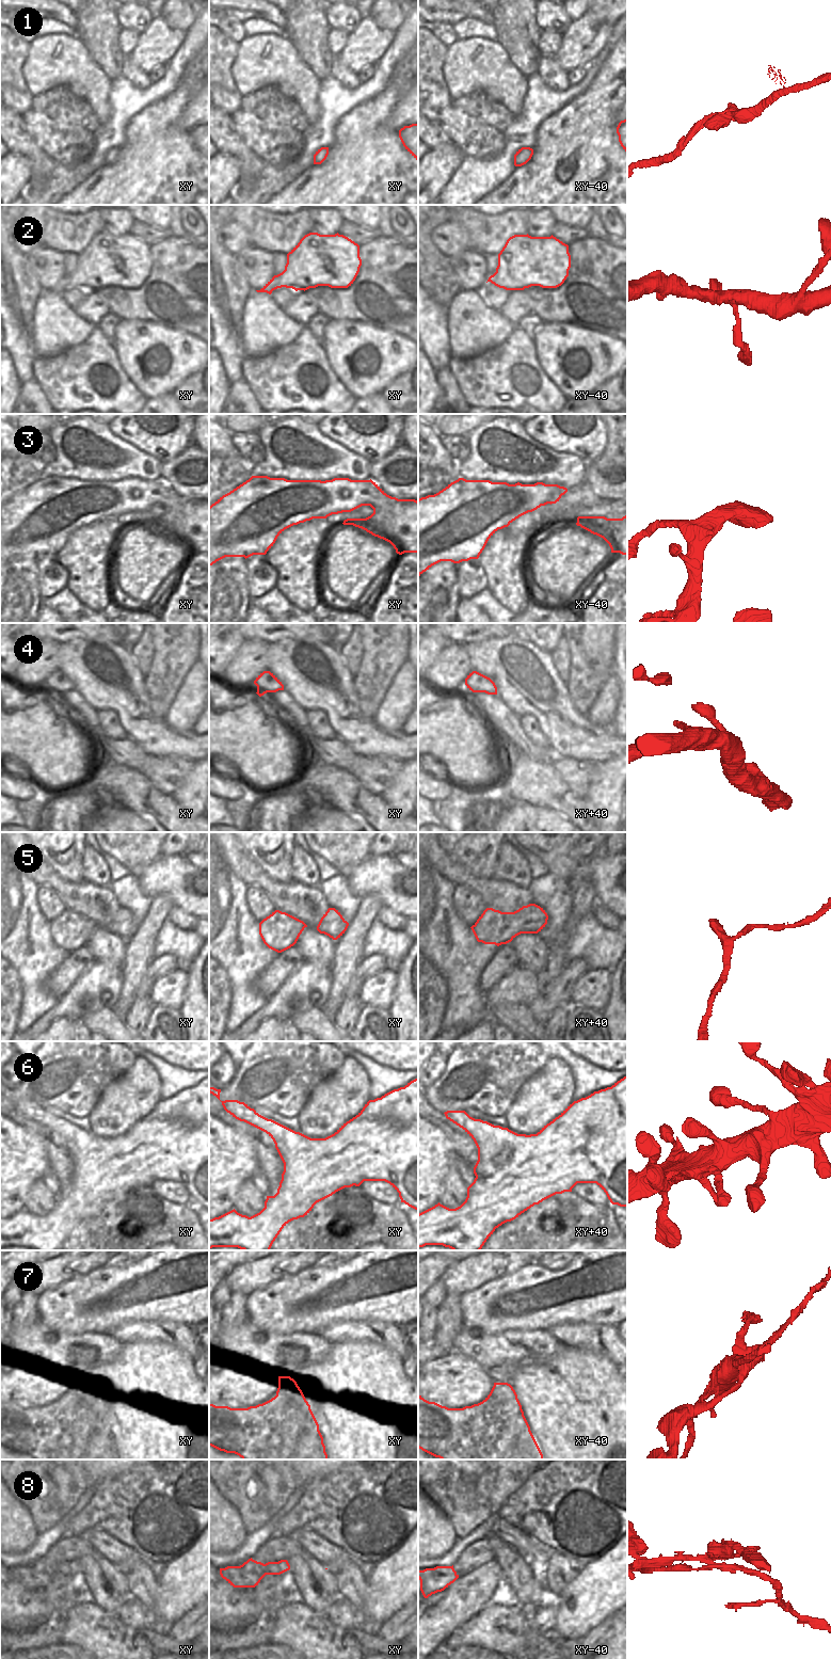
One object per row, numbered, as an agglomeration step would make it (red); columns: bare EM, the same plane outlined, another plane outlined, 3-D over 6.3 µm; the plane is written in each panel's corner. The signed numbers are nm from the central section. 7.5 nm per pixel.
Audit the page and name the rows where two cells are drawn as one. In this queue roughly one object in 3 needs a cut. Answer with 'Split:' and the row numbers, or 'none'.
Split: 7, 8

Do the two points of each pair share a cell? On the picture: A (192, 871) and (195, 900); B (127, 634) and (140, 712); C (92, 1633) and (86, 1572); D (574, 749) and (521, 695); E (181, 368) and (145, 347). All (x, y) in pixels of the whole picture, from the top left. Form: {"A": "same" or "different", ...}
{"A": "same", "B": "different", "C": "same", "D": "same", "E": "same"}

